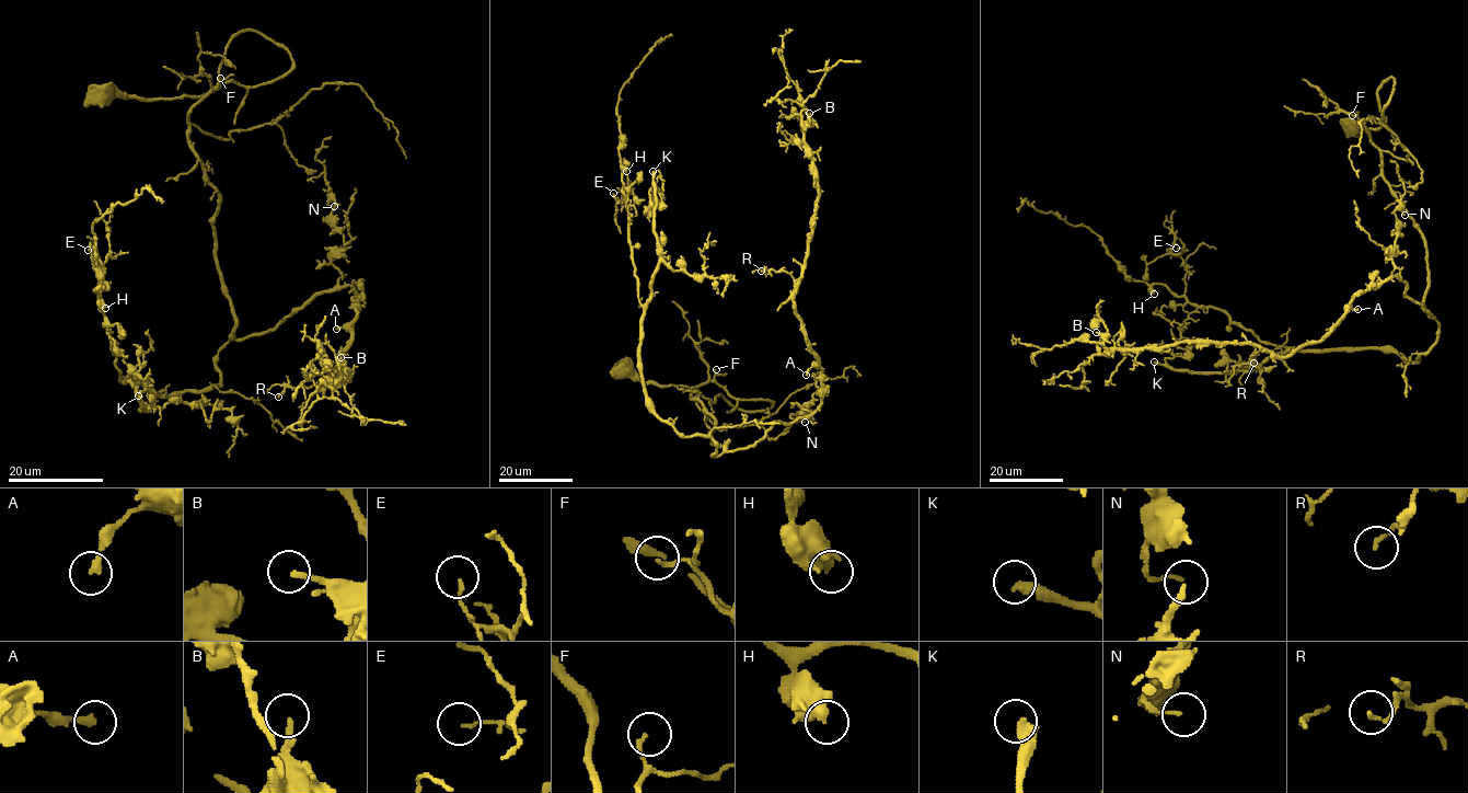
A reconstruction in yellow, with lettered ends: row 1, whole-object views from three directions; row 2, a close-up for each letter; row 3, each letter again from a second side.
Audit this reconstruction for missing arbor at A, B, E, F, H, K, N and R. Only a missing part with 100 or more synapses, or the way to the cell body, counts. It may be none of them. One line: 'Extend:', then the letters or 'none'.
Extend: K

